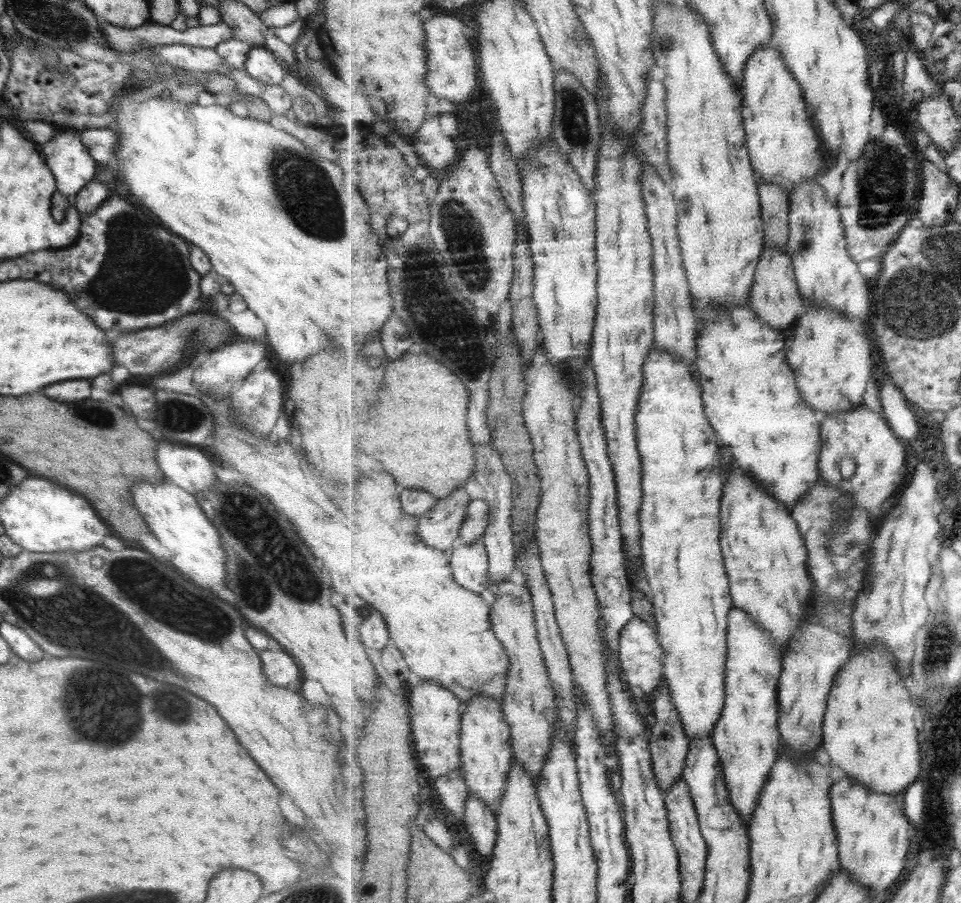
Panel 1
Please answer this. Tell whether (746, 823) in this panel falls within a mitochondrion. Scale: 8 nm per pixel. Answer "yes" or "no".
no

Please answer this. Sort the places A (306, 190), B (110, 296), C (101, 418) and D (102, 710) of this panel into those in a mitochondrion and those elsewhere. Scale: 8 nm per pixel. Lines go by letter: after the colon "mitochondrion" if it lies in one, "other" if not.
A: mitochondrion
B: mitochondrion
C: mitochondrion
D: mitochondrion

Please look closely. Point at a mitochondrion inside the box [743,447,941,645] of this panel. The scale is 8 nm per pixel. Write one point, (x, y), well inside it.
(840, 517)

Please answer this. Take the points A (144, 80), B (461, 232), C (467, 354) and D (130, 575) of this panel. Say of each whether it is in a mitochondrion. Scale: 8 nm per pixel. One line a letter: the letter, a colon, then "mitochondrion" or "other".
A: other
B: mitochondrion
C: mitochondrion
D: mitochondrion

